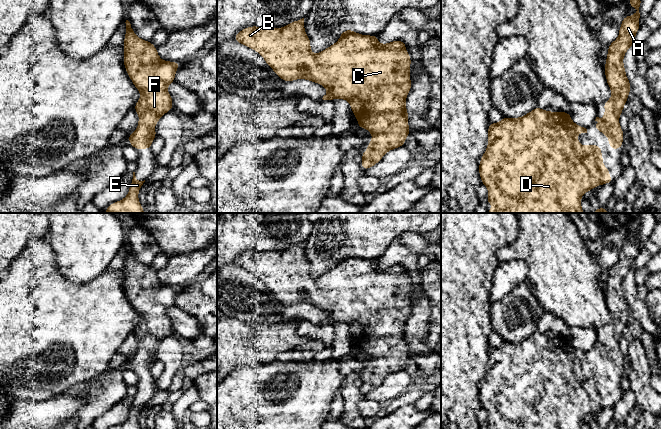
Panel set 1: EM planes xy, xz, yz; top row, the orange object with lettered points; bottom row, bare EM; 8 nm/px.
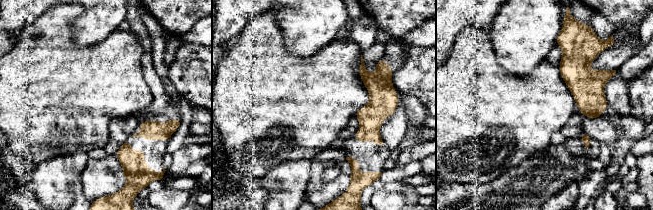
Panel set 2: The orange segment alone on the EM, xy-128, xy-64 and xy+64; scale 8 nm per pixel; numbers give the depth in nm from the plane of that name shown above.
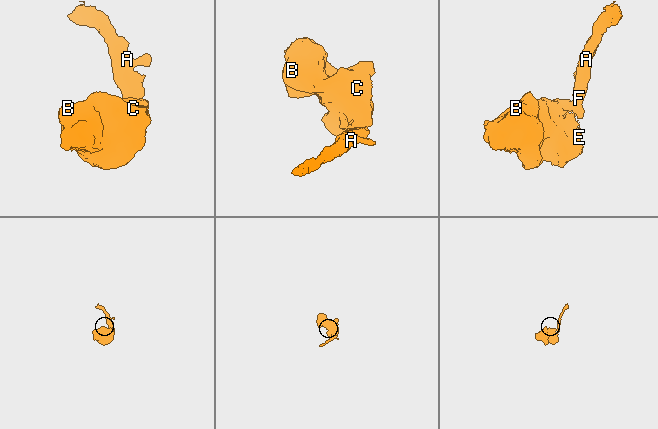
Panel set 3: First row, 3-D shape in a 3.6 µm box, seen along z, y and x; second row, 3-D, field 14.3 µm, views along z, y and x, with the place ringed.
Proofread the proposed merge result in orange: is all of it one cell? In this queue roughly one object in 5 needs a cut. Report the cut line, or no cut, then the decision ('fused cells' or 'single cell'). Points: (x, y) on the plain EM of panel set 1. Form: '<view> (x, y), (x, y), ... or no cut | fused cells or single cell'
no cut | single cell

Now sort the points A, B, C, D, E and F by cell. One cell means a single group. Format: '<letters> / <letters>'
A B C D E F

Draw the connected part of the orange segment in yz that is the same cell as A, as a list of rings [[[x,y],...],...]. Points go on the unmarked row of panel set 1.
[[[640,218],[632,221],[627,228],[633,230],[637,235],[632,240],[624,240],[619,253],[618,262],[609,268],[605,288],[605,300],[607,308],[611,313],[611,322],[603,327],[605,339],[601,343],[596,341],[597,348],[594,352],[609,362],[610,373],[621,373],[624,355],[620,352],[619,340],[623,337],[623,330],[627,327],[629,315],[632,313],[626,301],[623,282],[626,275],[635,270],[634,262],[641,251],[639,248],[641,230]]]

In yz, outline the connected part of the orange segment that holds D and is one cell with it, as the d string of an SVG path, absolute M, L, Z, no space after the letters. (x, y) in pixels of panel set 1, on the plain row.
M536 331L530 337L519 342L503 341L499 347L488 348L488 369L485 377L482 379L479 388L479 398L481 406L488 412L487 427L493 429L581 429L581 421L587 415L594 411L606 407L613 407L614 403L609 400L609 392L603 390L603 380L600 369L582 370L576 360L579 357L587 357L587 353L576 349L569 336L551 336Z

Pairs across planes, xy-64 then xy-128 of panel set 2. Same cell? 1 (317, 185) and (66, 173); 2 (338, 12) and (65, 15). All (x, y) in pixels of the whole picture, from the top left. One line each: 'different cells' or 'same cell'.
1: different cells
2: different cells

